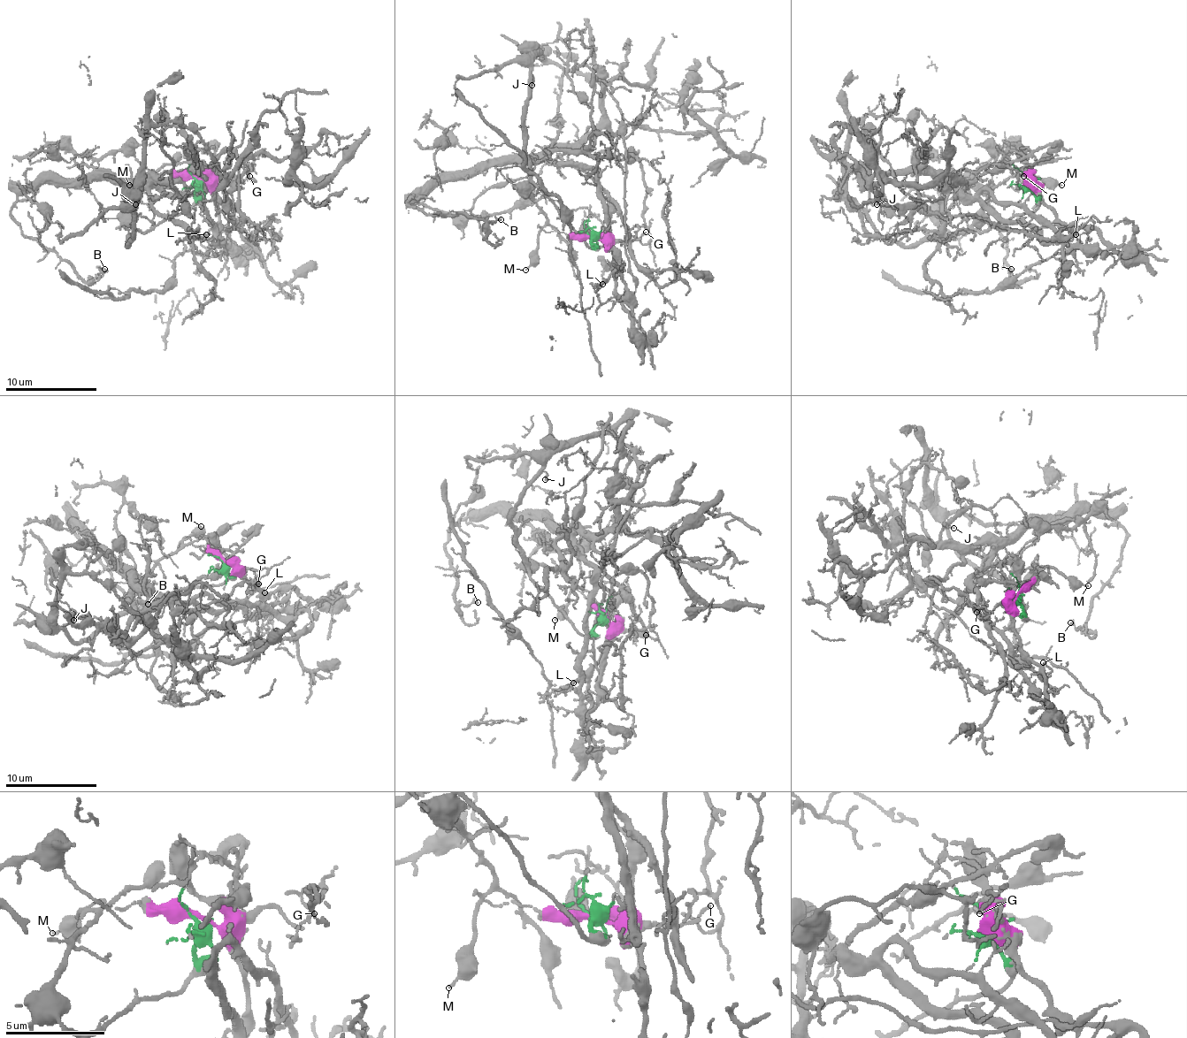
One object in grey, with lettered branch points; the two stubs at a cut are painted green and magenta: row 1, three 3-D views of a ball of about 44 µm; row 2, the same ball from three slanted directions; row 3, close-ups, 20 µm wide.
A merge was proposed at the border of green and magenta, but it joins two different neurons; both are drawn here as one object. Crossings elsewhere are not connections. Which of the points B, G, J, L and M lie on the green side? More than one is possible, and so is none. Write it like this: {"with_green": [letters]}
{"with_green": ["J", "M"]}

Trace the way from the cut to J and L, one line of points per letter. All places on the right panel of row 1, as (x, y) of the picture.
J: (1029, 179), (1038, 206), (1033, 210), (1017, 213), (988, 229), (897, 245), (869, 217), (867, 206), (876, 204)
L: (1029, 177), (1059, 220), (1086, 232), (1072, 242), (1060, 242), (1076, 248), (1079, 240), (1075, 233)

